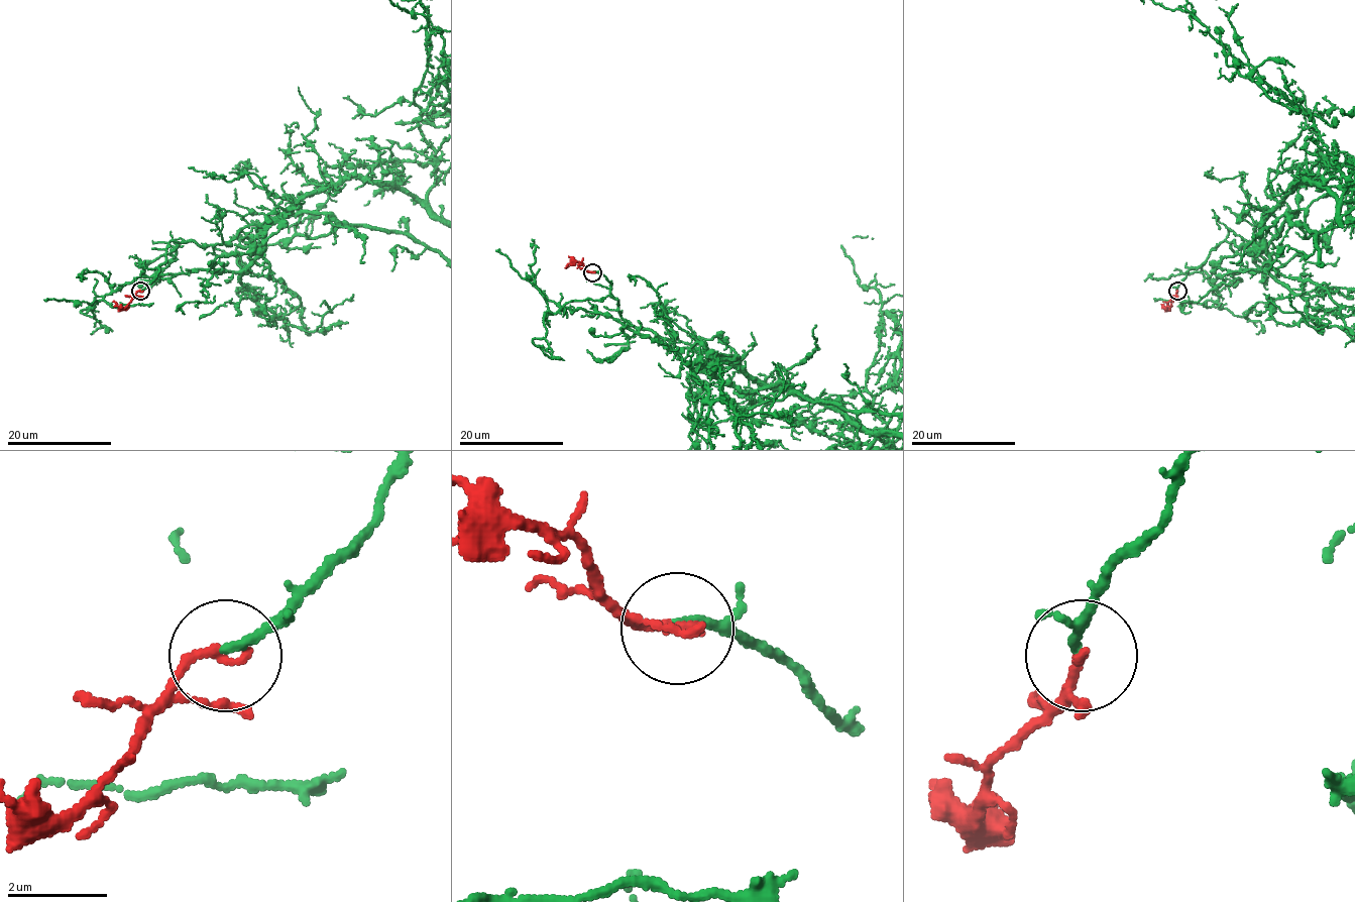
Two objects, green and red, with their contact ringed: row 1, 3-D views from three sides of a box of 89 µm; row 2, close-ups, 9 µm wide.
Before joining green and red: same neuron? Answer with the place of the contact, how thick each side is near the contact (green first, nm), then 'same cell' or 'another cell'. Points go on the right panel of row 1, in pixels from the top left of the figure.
place (1177, 291); calibres 160 and 190 nm; same cell

